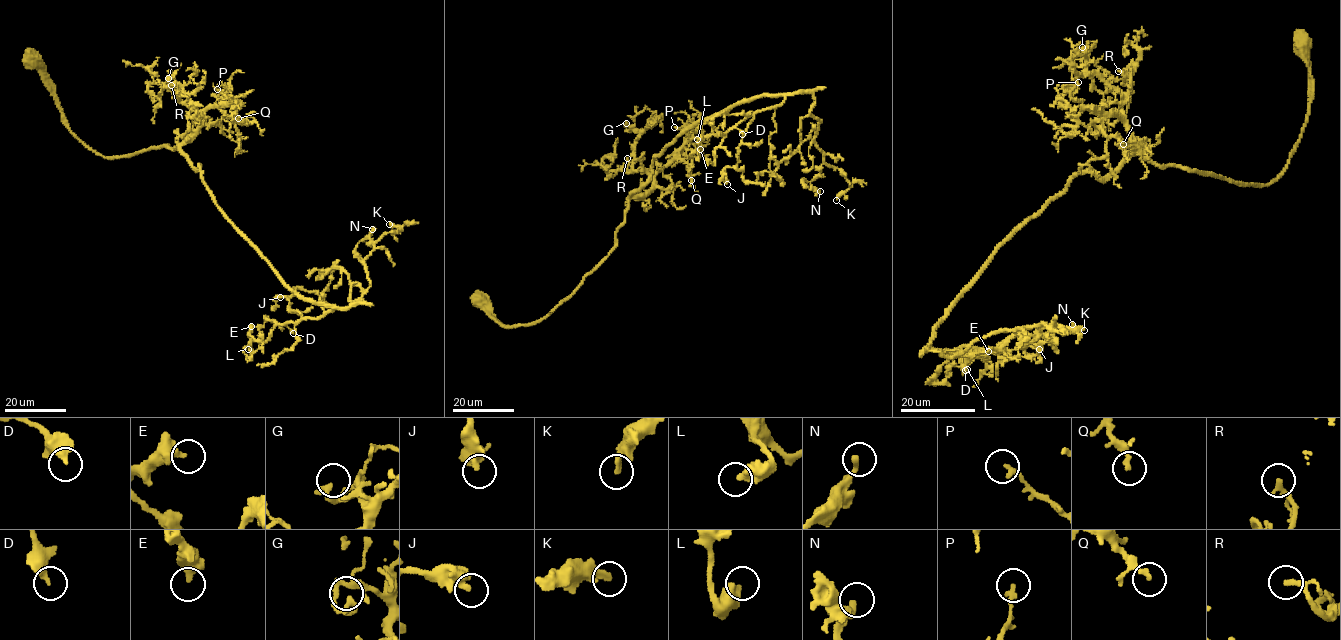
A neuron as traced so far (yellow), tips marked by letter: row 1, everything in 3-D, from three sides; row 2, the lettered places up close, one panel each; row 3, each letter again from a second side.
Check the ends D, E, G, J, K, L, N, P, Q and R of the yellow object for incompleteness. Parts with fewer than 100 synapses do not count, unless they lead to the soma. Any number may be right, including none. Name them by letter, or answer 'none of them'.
none of them

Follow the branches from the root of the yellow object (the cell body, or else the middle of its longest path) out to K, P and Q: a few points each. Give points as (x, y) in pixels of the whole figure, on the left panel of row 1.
K: (32, 61), (96, 152), (178, 145), (301, 296), (360, 302), (364, 261), (402, 227), (389, 224)
P: (32, 61), (73, 133), (110, 158), (184, 143), (198, 128), (200, 114), (233, 101), (217, 89)
Q: (32, 61), (73, 133), (110, 158), (167, 145), (174, 149), (192, 135), (200, 114), (209, 108), (238, 118)

